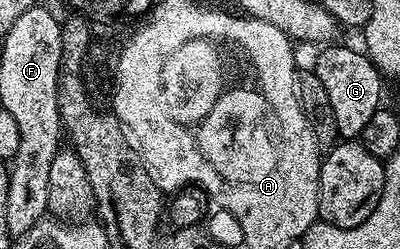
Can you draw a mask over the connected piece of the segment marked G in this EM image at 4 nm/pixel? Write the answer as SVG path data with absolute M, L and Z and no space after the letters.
M325 46L321 50L325 51L316 59L316 79L320 82L325 97L328 98L328 107L332 110L332 123L336 126L337 133L340 134L339 138L344 141L352 141L362 133L362 129L366 129L370 117L374 117L374 113L381 110L380 82L382 82L382 76L363 50L355 51L352 47L332 46Z

